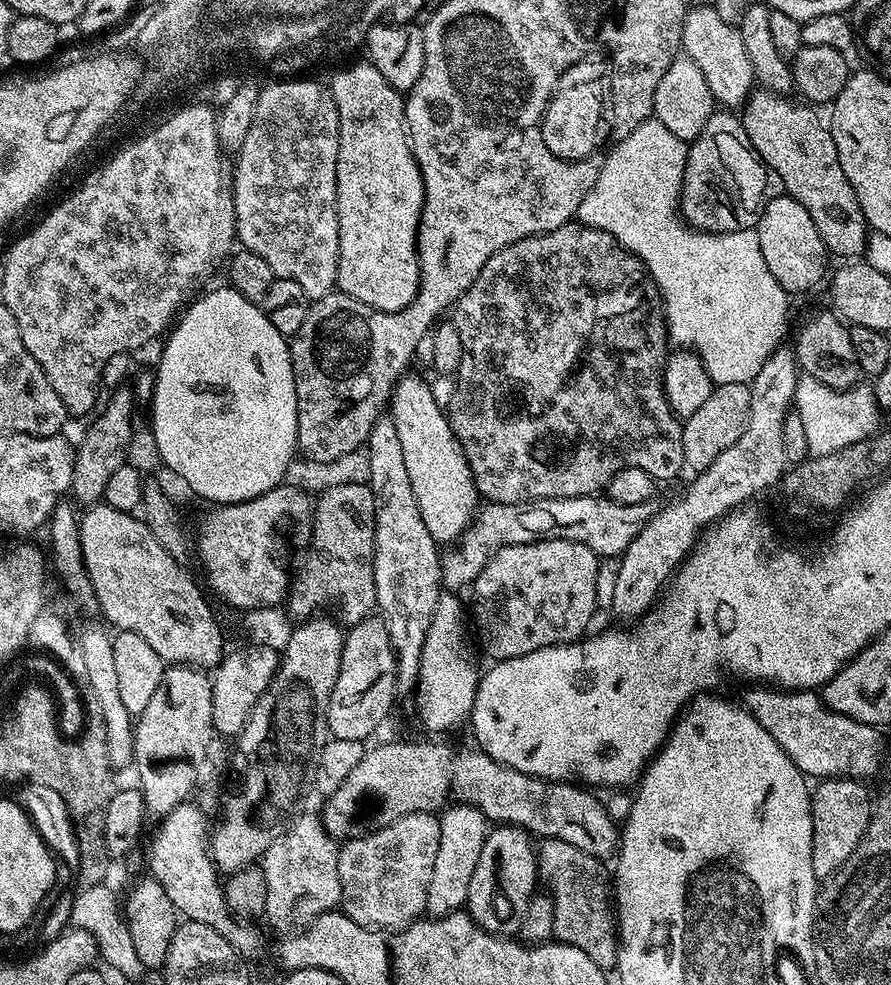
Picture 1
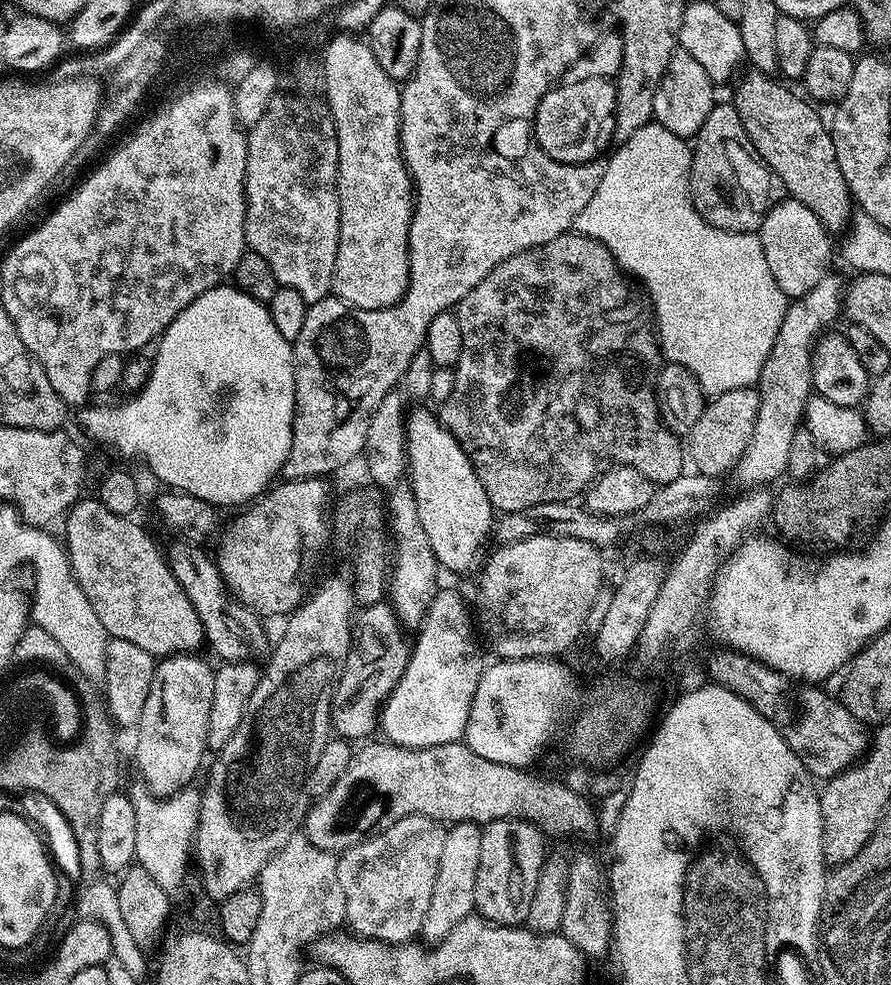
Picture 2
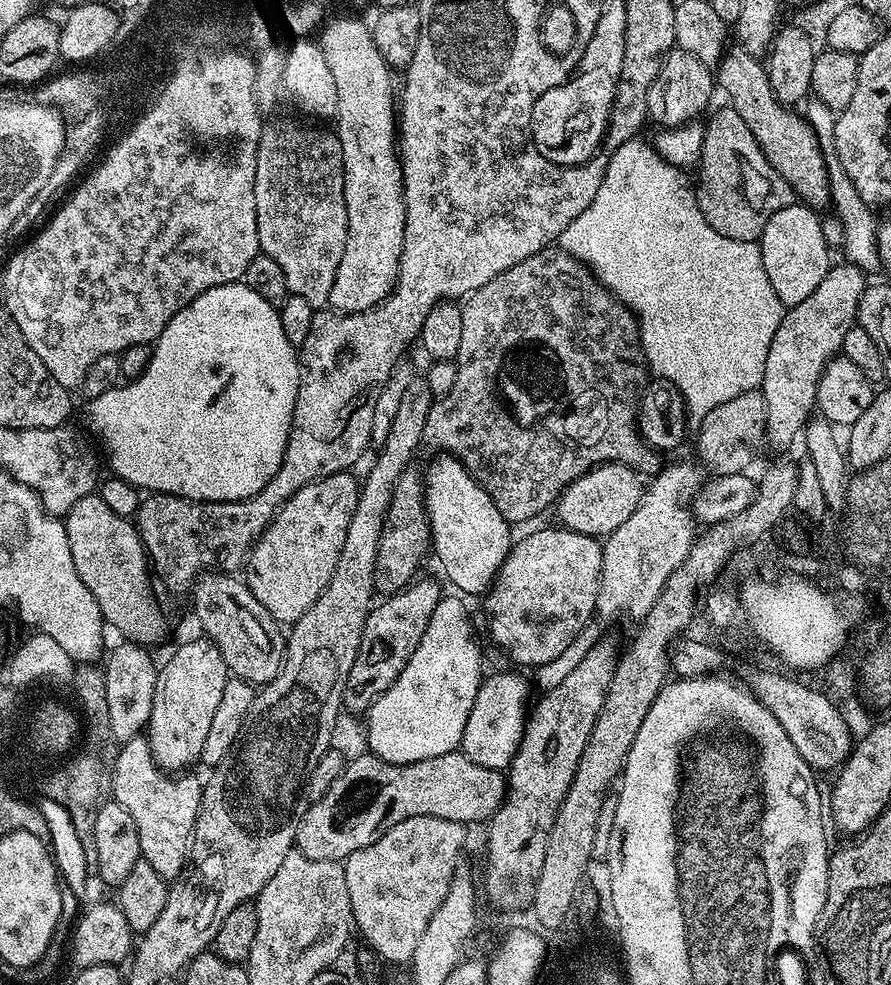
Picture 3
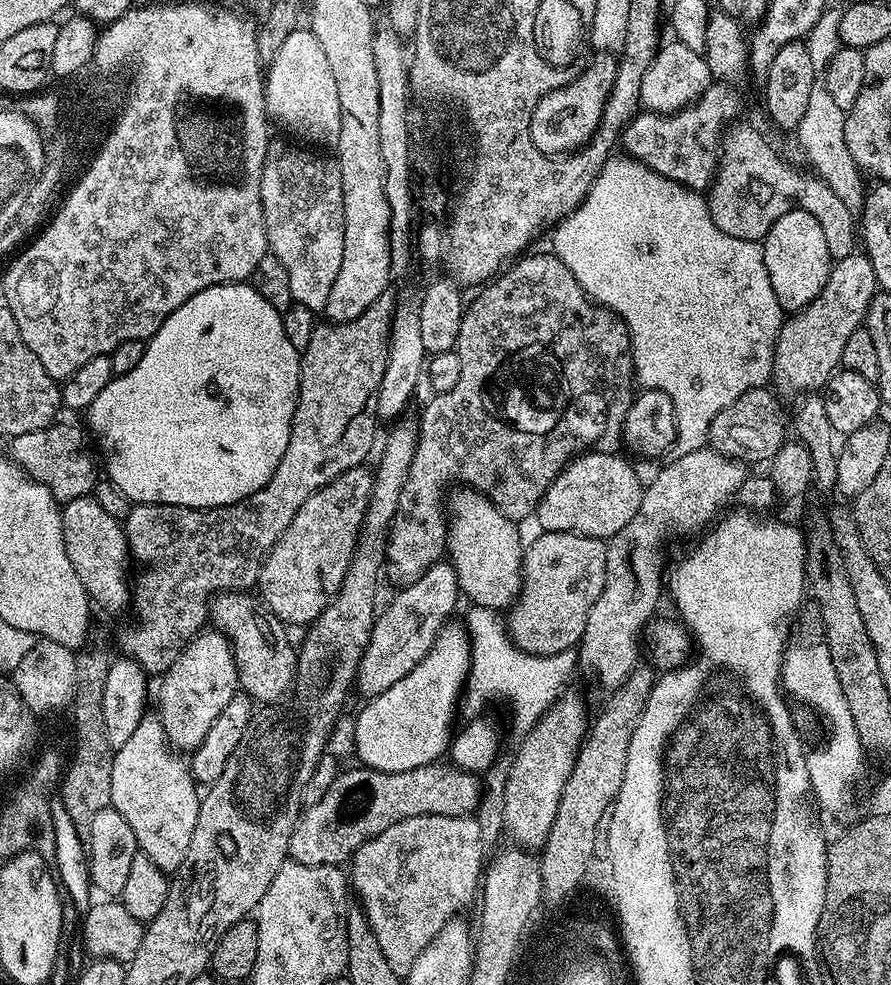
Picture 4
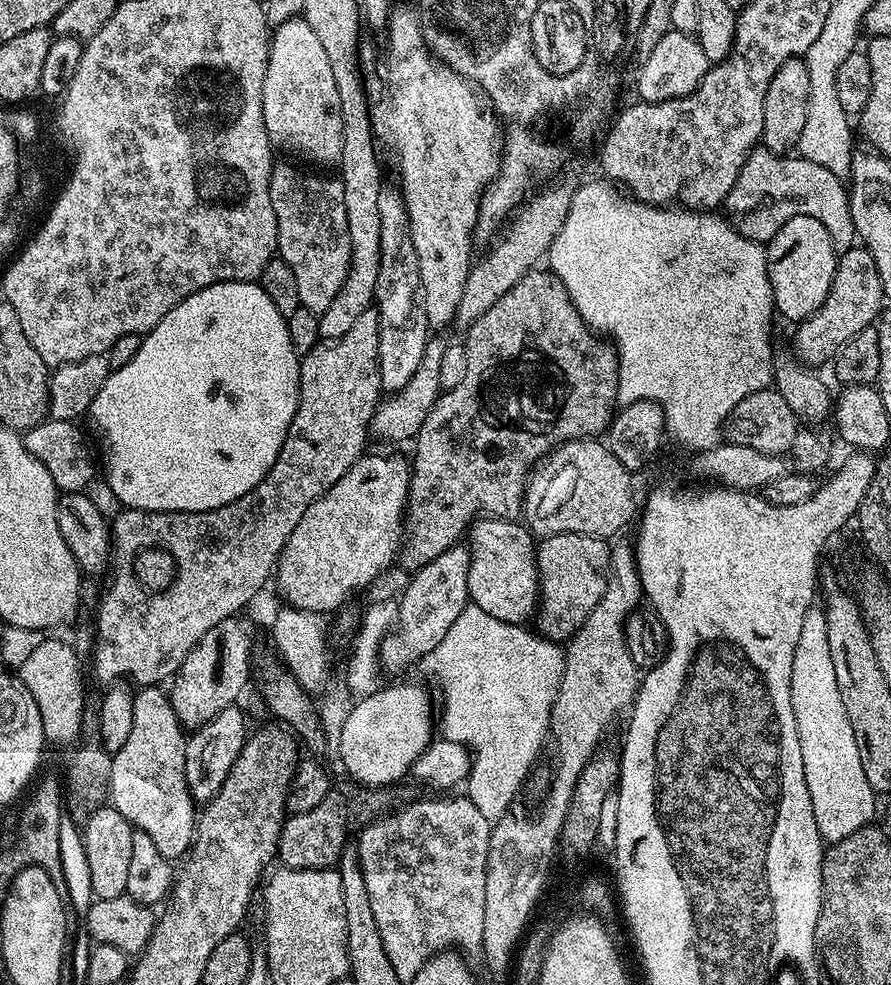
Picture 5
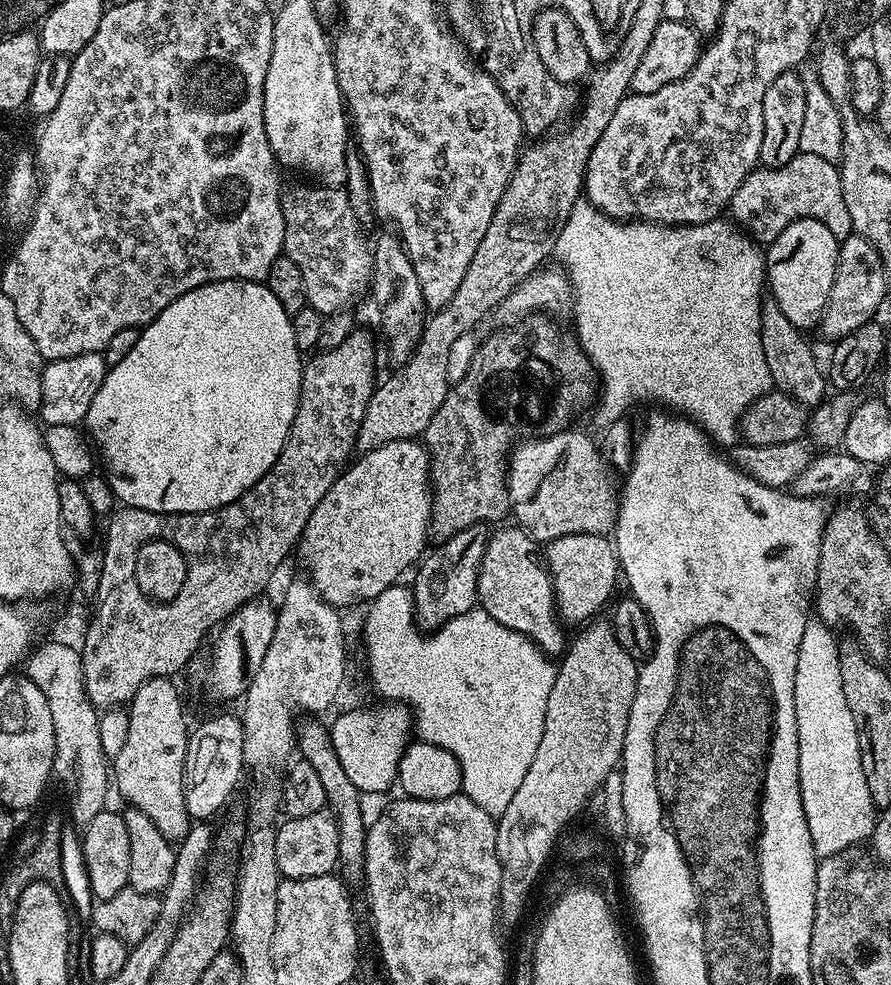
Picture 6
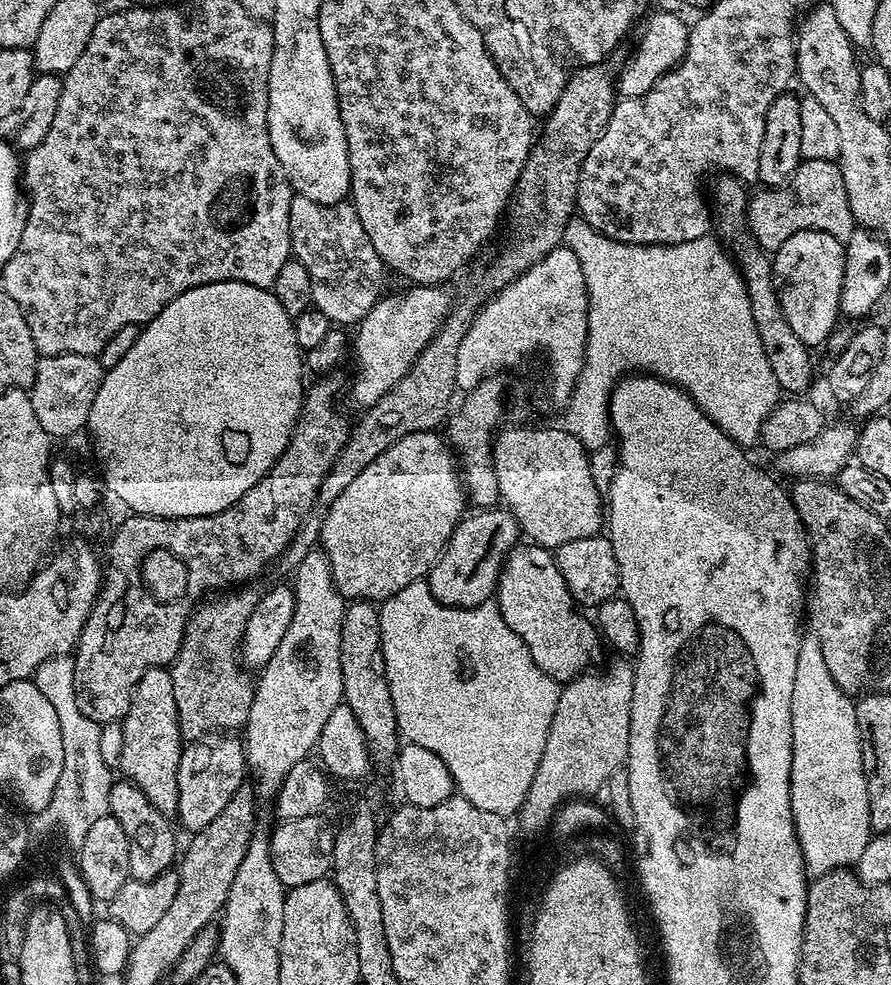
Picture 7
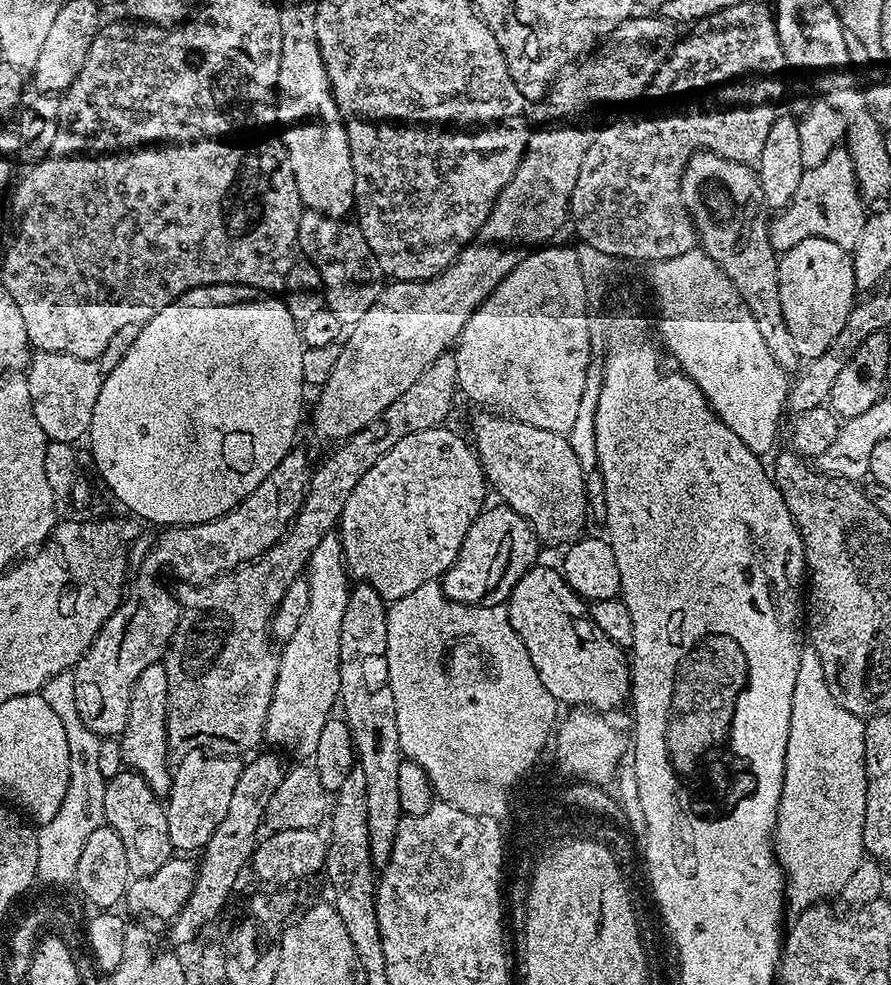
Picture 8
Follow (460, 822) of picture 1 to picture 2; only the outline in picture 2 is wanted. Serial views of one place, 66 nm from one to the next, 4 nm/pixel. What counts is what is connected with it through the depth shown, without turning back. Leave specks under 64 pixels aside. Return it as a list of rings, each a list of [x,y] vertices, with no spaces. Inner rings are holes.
[[[467,822],[451,825],[446,831],[446,842],[442,848],[442,862],[438,862],[438,878],[434,882],[434,894],[430,894],[430,910],[420,927],[420,936],[428,942],[445,940],[467,916],[473,915],[474,886],[478,878],[478,858],[482,854],[481,829]]]

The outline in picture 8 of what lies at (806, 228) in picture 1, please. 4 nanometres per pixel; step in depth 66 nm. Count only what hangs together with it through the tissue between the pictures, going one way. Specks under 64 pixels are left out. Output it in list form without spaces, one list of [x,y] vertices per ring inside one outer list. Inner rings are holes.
[[[806,238],[806,242],[798,242],[798,246],[789,249],[779,257],[780,269],[778,270],[778,298],[782,298],[782,318],[786,318],[786,330],[790,330],[790,338],[794,340],[794,350],[800,355],[801,361],[807,362],[818,358],[818,354],[822,354],[830,346],[830,342],[834,342],[834,338],[838,338],[838,333],[842,331],[842,326],[846,326],[846,318],[850,318],[854,305],[858,300],[858,289],[854,282],[854,266],[852,265],[852,257],[849,249],[842,246],[834,246],[834,242],[830,242],[826,238]]]

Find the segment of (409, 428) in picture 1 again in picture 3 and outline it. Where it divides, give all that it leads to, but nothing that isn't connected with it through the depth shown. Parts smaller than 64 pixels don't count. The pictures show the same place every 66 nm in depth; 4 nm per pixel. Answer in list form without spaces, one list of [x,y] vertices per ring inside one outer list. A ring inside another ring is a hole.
[[[447,454],[439,458],[444,477],[440,484],[425,483],[422,488],[422,503],[432,530],[431,551],[434,556],[436,552],[436,560],[444,571],[443,579],[448,579],[457,593],[480,598],[492,587],[502,562],[508,557],[514,543],[513,529],[462,461]]]

